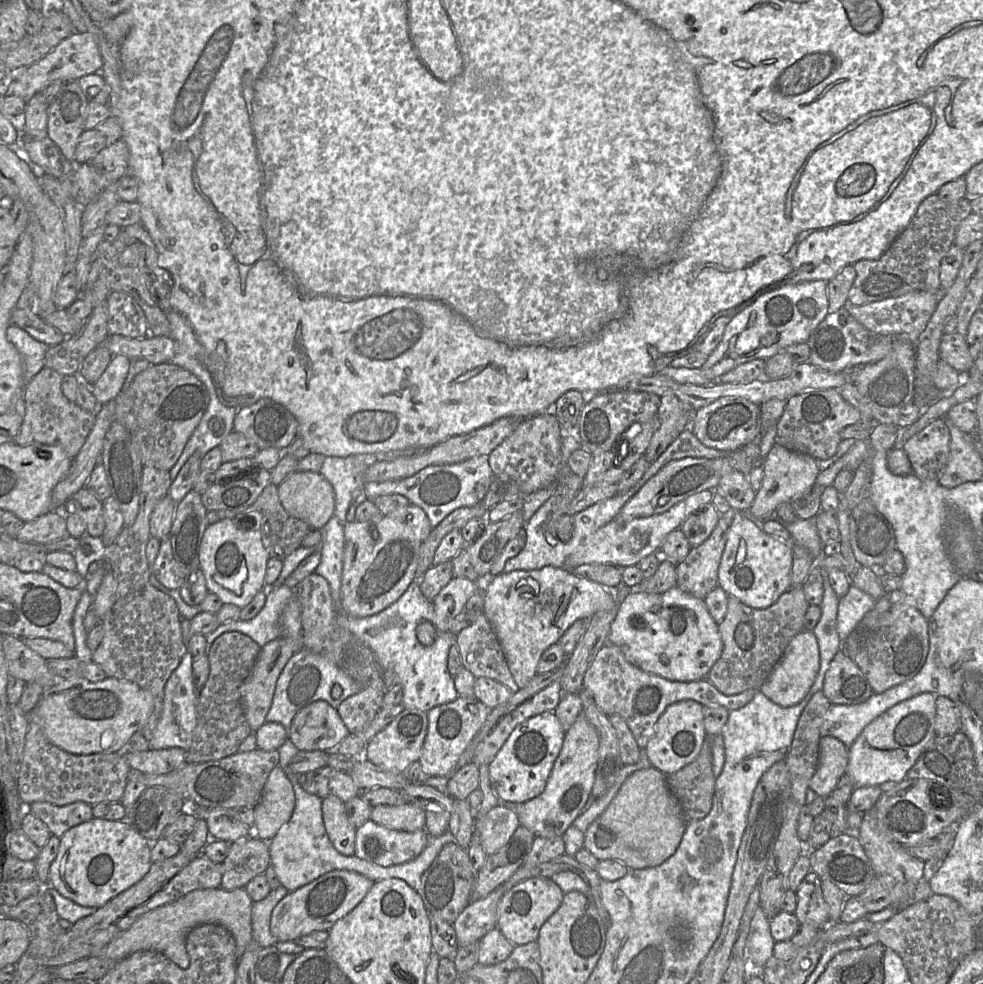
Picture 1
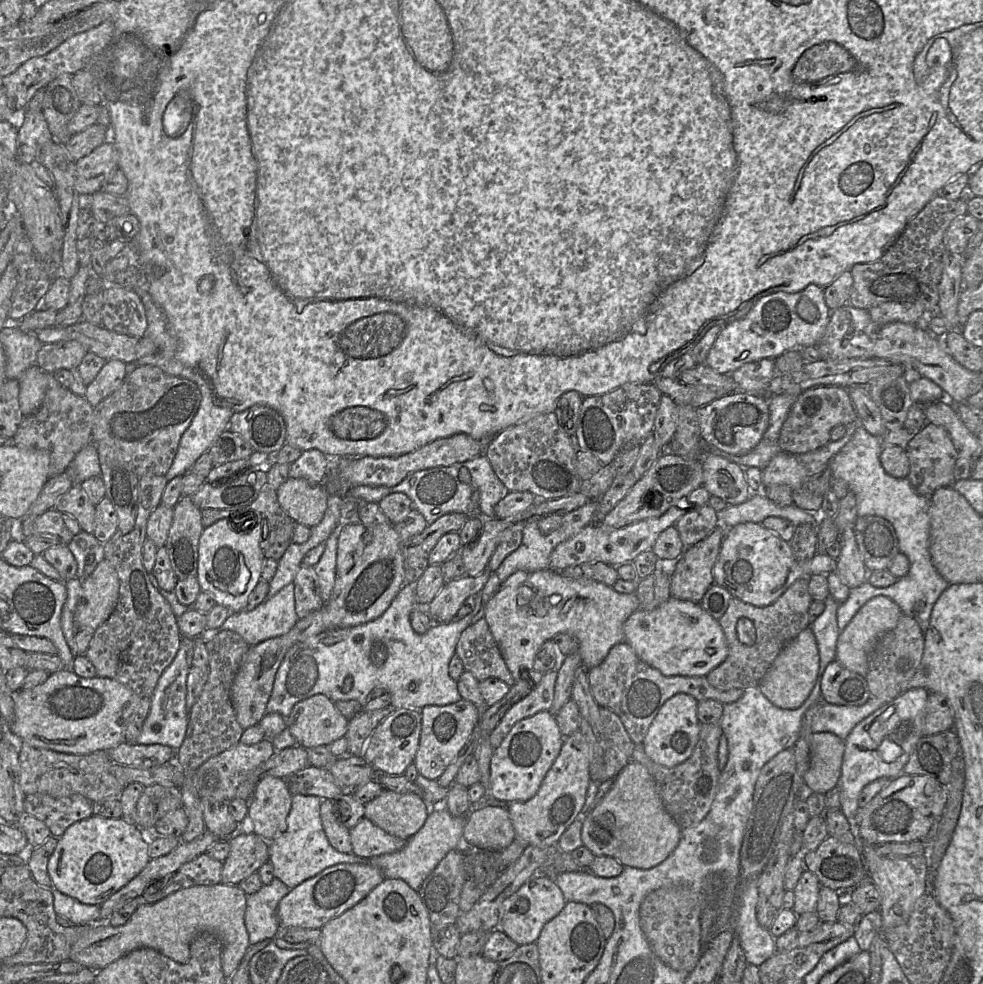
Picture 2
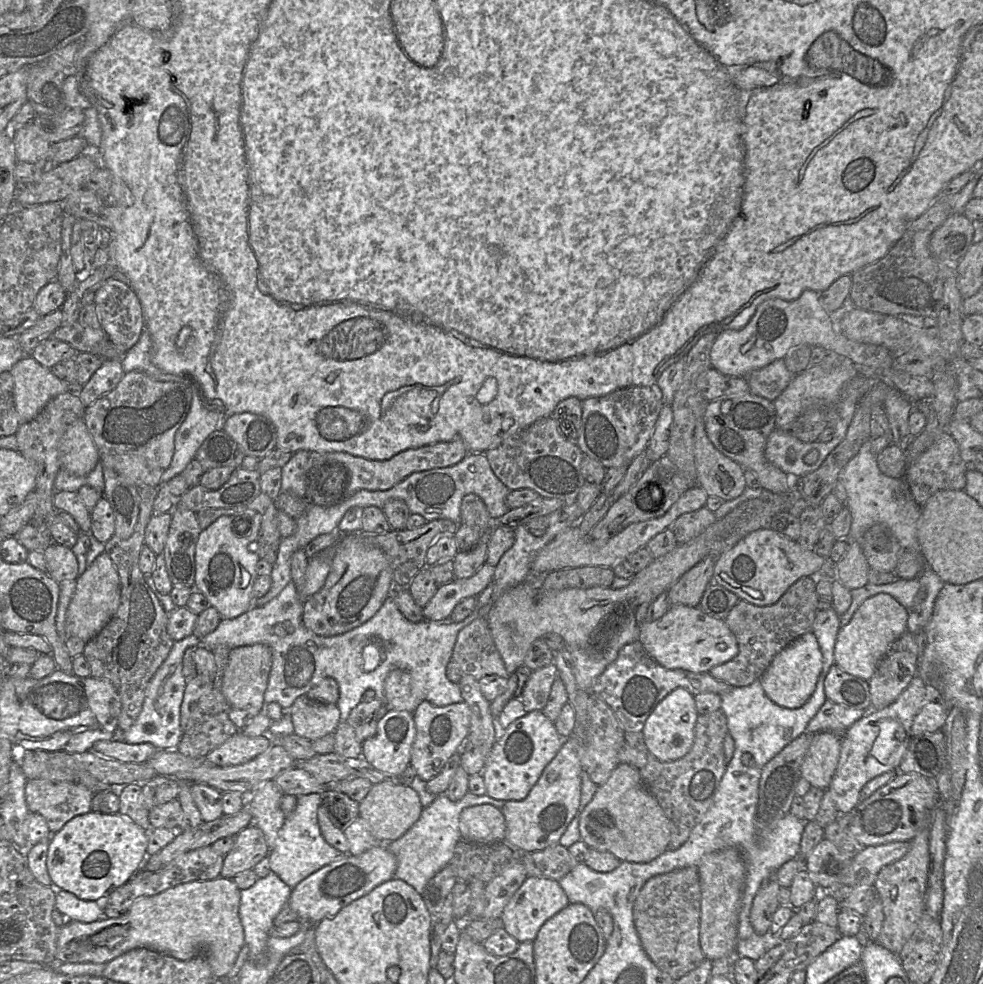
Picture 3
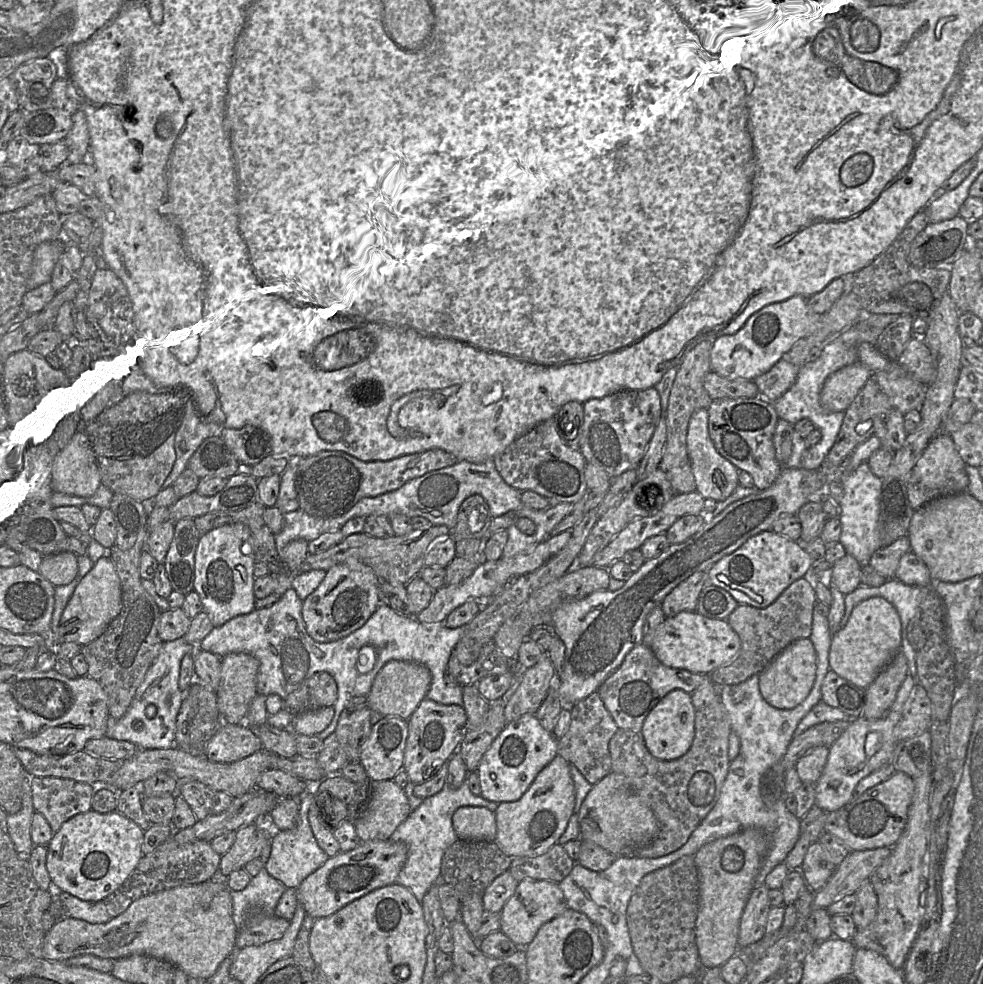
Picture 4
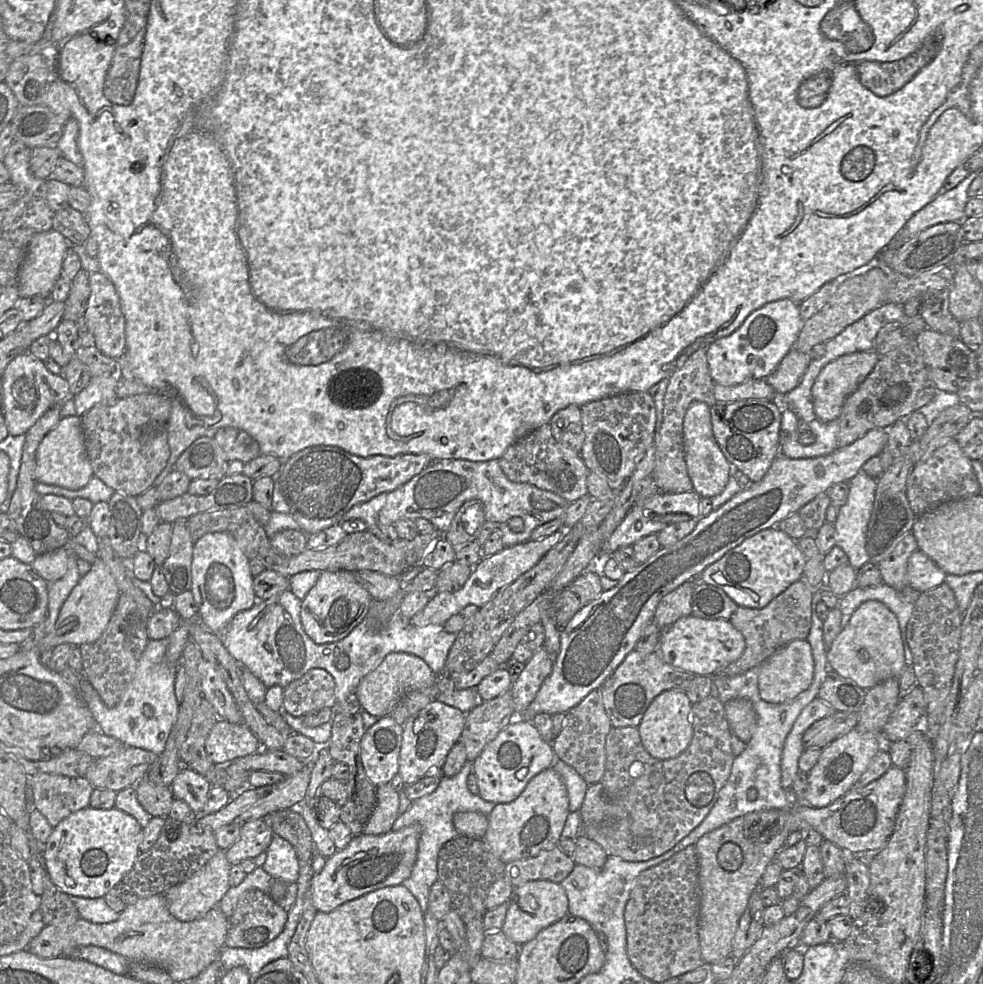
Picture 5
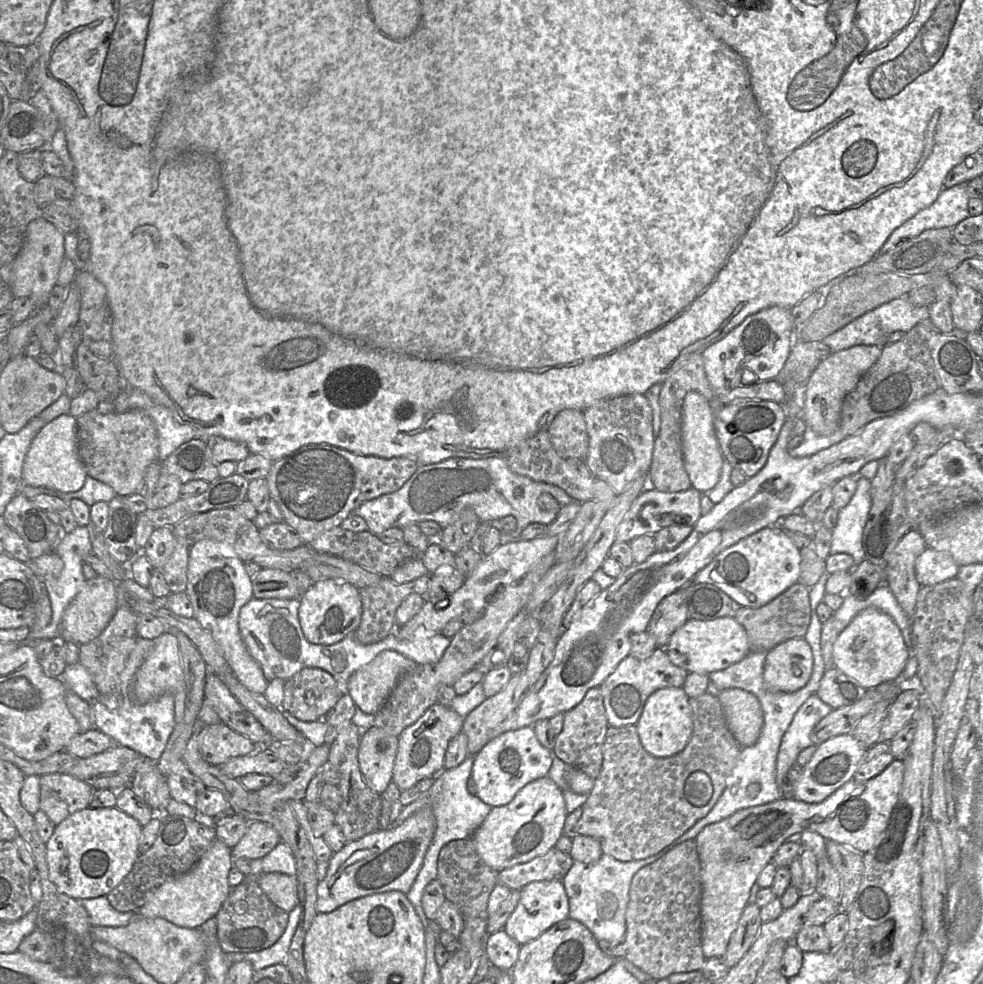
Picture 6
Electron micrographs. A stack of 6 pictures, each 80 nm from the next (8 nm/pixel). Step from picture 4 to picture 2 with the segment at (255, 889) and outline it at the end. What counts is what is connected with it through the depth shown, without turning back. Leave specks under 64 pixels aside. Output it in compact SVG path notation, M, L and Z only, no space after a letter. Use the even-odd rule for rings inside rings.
M278 878L246 897L245 926L250 945L274 940L279 935L277 908L291 890Z

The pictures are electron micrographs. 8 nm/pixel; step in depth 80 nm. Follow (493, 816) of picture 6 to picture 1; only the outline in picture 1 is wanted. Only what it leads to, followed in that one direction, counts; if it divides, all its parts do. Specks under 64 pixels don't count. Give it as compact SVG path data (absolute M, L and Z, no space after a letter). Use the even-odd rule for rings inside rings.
M581 713L565 733L561 751L554 762L544 791L531 800L518 803L513 810L520 825L529 829L535 836L562 836L582 813L582 807L591 794L598 763L598 749L597 731Z

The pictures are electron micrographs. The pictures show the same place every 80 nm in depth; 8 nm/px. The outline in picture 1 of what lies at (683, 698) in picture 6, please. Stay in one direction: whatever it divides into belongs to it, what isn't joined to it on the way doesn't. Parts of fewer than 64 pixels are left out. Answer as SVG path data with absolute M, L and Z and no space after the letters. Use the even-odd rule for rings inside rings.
M682 700L669 705L654 725L645 752L651 765L665 775L677 772L693 762L707 738L704 728L704 706L695 700Z

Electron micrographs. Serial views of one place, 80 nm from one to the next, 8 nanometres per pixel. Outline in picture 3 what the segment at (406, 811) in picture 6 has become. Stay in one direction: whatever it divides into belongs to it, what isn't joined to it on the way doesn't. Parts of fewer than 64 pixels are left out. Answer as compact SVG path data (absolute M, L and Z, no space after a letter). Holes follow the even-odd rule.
M469 791L456 802L451 801L445 794L436 796L429 806L423 808L419 819L404 835L385 844L397 859L394 878L406 882L421 895L427 883L448 865L456 844L461 840L458 825L460 813L464 808L481 804L490 804L501 809L505 801L494 799L487 794L476 796Z

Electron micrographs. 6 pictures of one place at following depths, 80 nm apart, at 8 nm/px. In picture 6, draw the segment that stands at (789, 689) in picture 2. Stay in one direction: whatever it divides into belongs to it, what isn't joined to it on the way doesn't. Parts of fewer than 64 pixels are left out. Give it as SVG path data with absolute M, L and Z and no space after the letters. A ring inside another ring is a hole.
M804 638L789 639L766 656L763 679L773 692L795 692L804 687L812 674L813 654Z

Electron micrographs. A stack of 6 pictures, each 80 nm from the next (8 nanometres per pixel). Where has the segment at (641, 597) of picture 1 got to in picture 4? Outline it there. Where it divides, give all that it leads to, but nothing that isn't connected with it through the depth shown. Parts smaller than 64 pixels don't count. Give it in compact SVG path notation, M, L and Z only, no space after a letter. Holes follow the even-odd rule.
M683 611L665 618L654 633L650 649L665 666L710 675L713 670L737 657L741 641L727 620L707 618L697 611Z

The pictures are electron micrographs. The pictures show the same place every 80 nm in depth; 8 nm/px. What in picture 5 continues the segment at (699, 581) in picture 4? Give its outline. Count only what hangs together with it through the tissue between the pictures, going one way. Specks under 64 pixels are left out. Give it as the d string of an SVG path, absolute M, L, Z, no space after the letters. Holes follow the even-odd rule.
M698 580L683 583L660 600L652 621L661 631L679 618L692 615L692 594Z

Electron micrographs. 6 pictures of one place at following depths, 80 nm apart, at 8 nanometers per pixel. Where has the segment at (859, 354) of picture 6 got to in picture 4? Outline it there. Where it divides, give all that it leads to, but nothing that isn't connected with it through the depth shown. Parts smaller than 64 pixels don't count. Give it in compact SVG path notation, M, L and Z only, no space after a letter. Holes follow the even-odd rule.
M860 362L831 374L820 393L820 403L829 412L844 412L870 378L872 372Z

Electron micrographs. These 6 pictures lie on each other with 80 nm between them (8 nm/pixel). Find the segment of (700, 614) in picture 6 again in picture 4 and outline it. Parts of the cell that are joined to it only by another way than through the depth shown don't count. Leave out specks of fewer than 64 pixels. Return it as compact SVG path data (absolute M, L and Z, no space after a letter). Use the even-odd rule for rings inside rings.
M710 585L701 590L696 611L707 618L726 620L738 605L726 590Z

